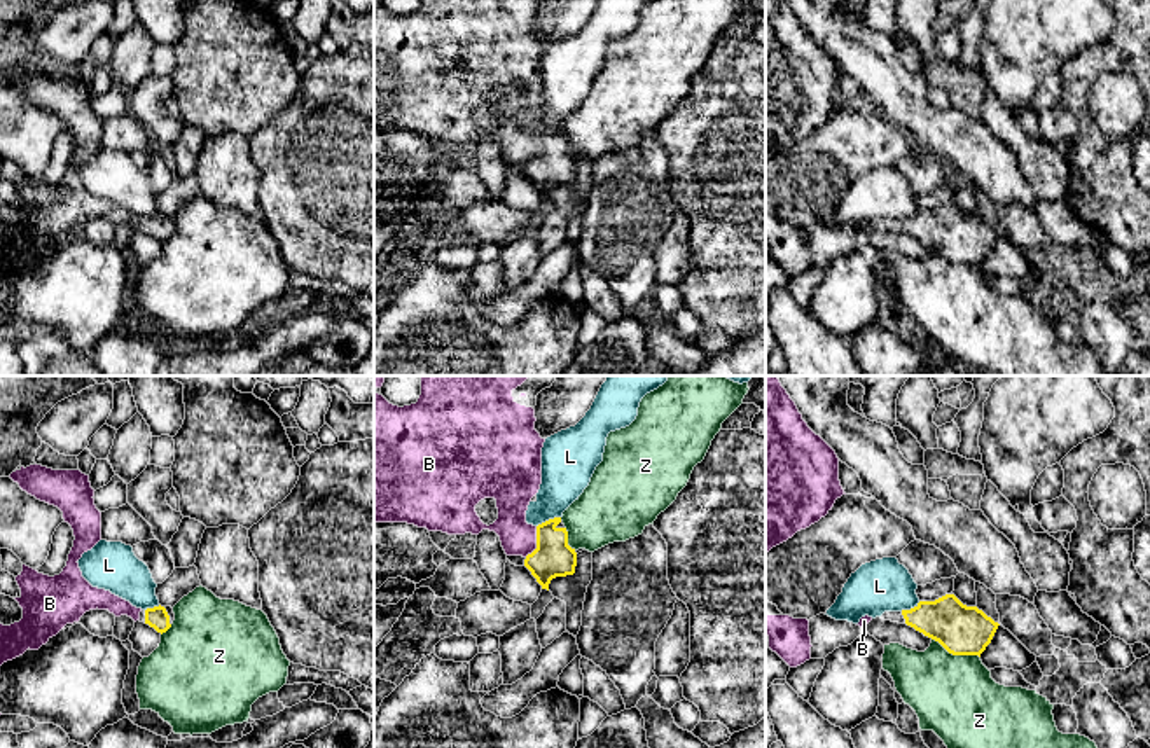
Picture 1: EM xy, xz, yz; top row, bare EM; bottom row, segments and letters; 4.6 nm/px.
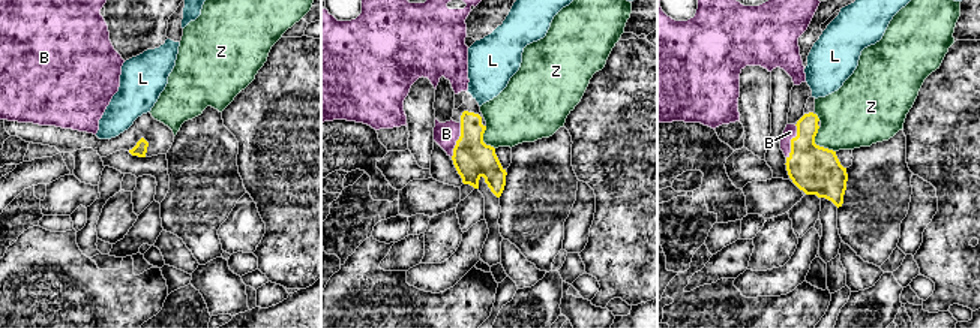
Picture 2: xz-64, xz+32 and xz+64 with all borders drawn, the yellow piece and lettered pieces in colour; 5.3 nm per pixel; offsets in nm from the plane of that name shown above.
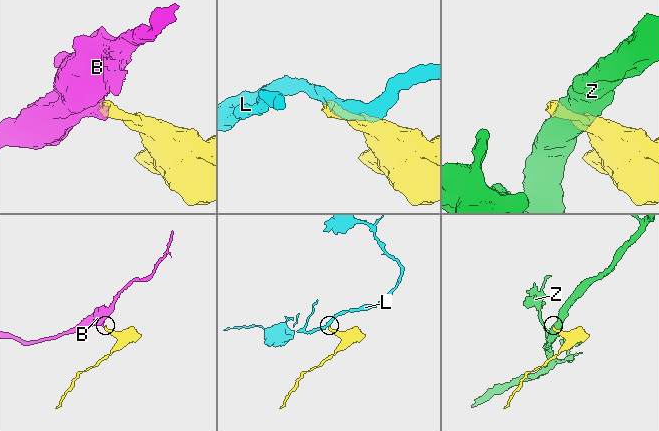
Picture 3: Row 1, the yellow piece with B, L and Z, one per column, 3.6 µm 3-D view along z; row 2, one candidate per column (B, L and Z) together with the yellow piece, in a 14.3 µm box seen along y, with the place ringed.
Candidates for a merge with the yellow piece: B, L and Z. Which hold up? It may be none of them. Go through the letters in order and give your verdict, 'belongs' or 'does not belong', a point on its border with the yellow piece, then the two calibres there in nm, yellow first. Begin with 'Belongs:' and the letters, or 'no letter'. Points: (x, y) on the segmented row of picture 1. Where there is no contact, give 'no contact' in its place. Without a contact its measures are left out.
Belongs: B
B: belongs | xz (537, 542) | 180/170 nm
L: does not belong | xz (549, 519) | 180/240 nm
Z: does not belong | yz (956, 654) | 220/380 nm

